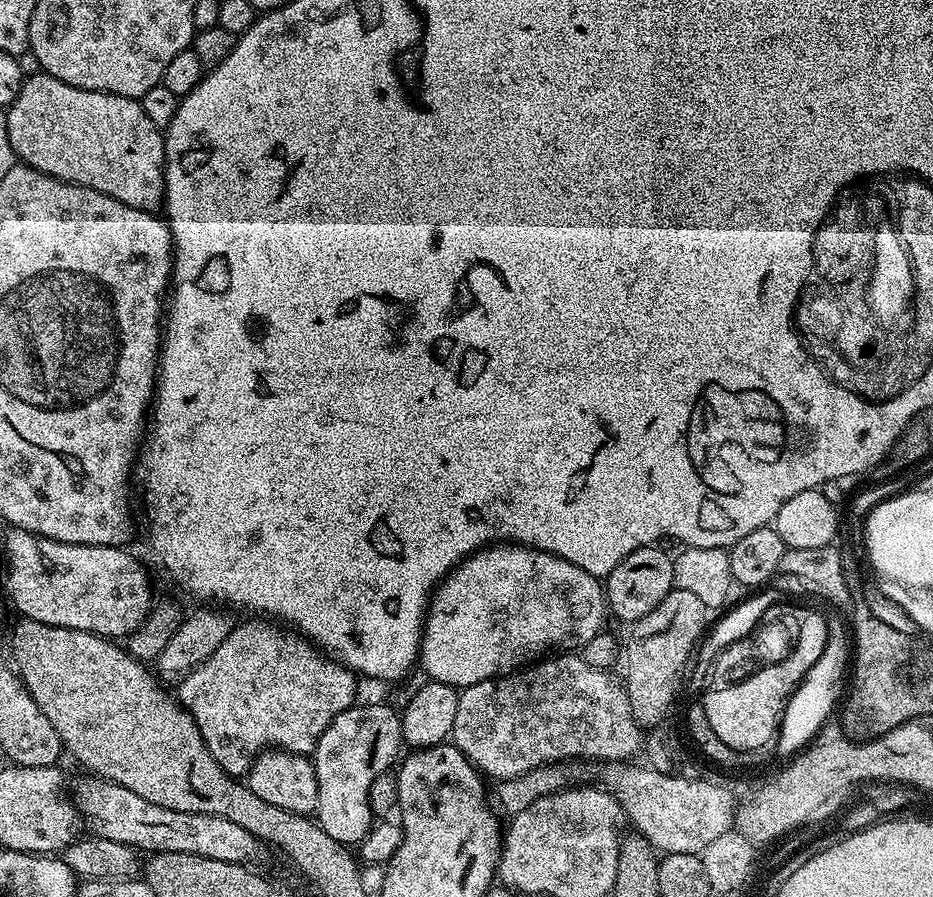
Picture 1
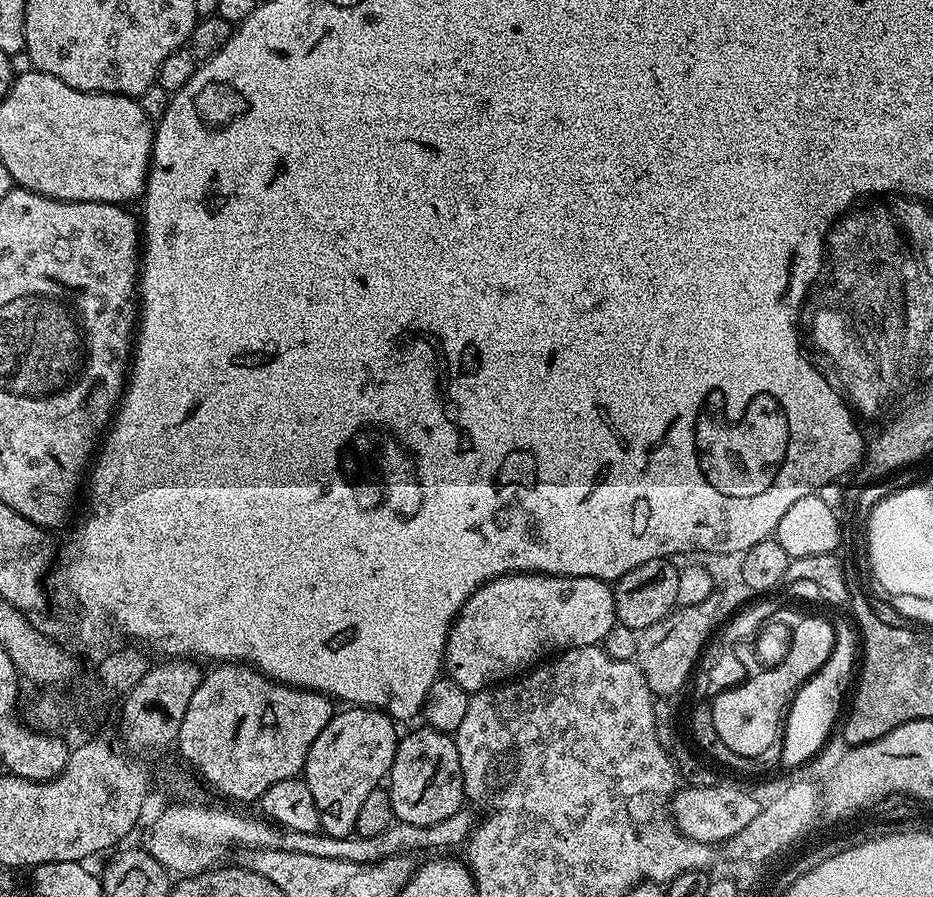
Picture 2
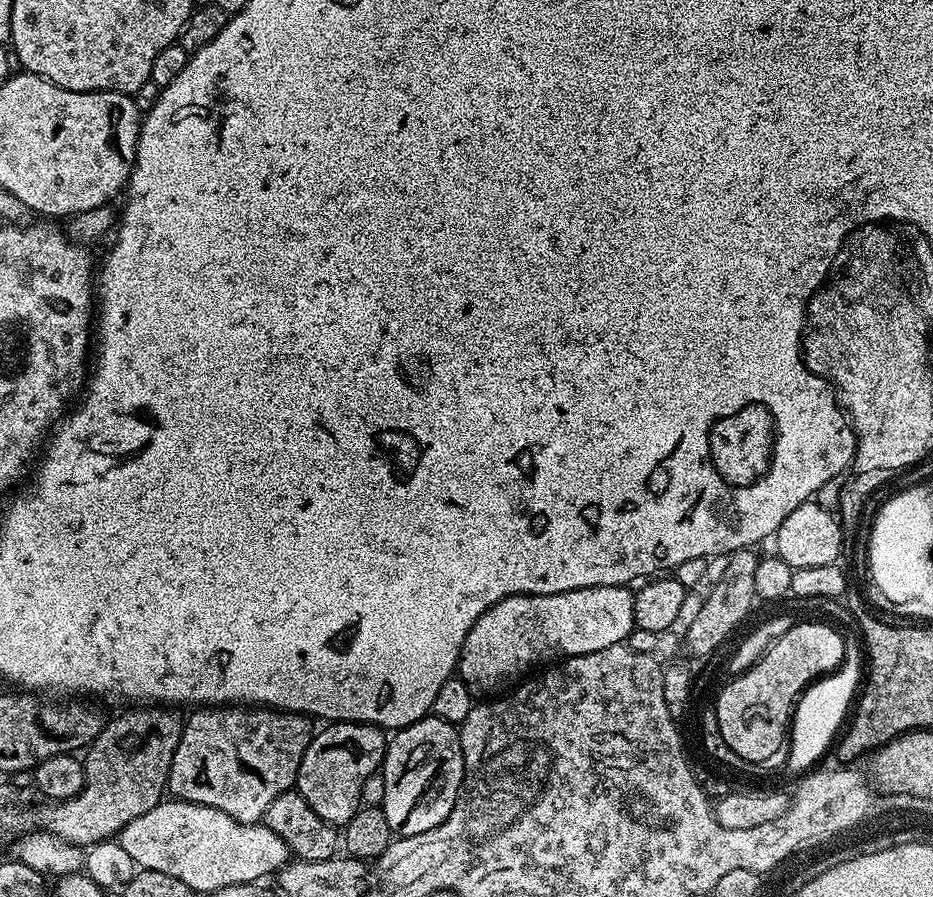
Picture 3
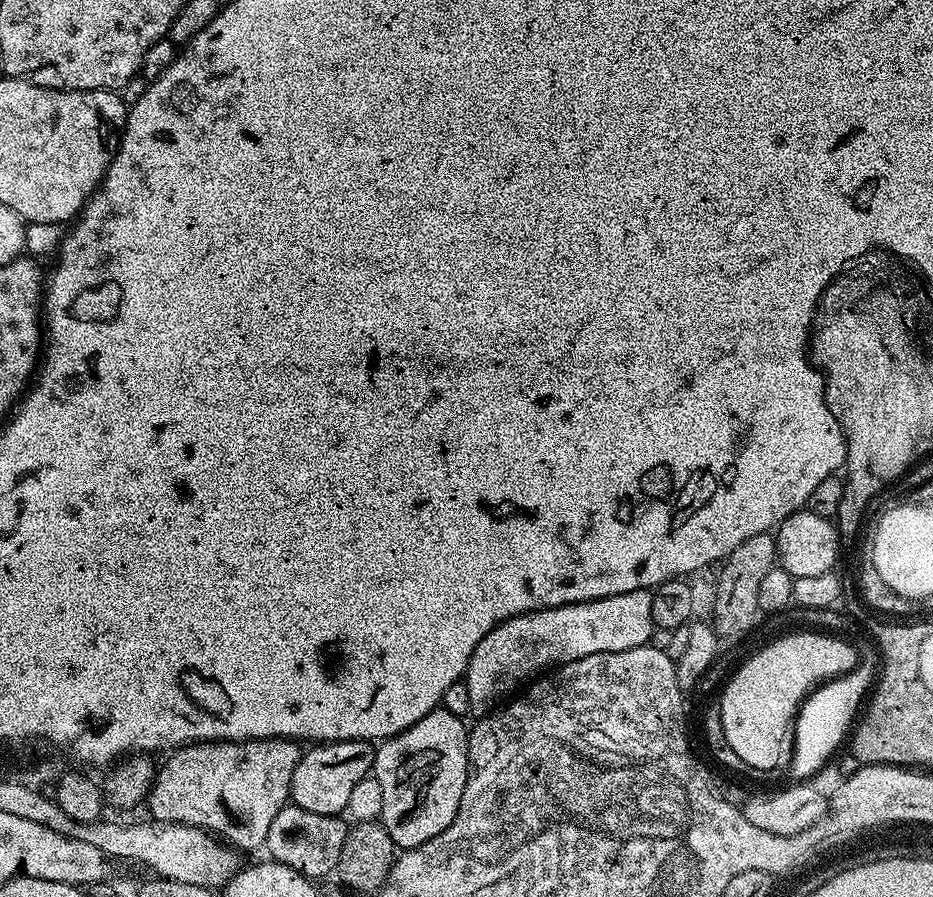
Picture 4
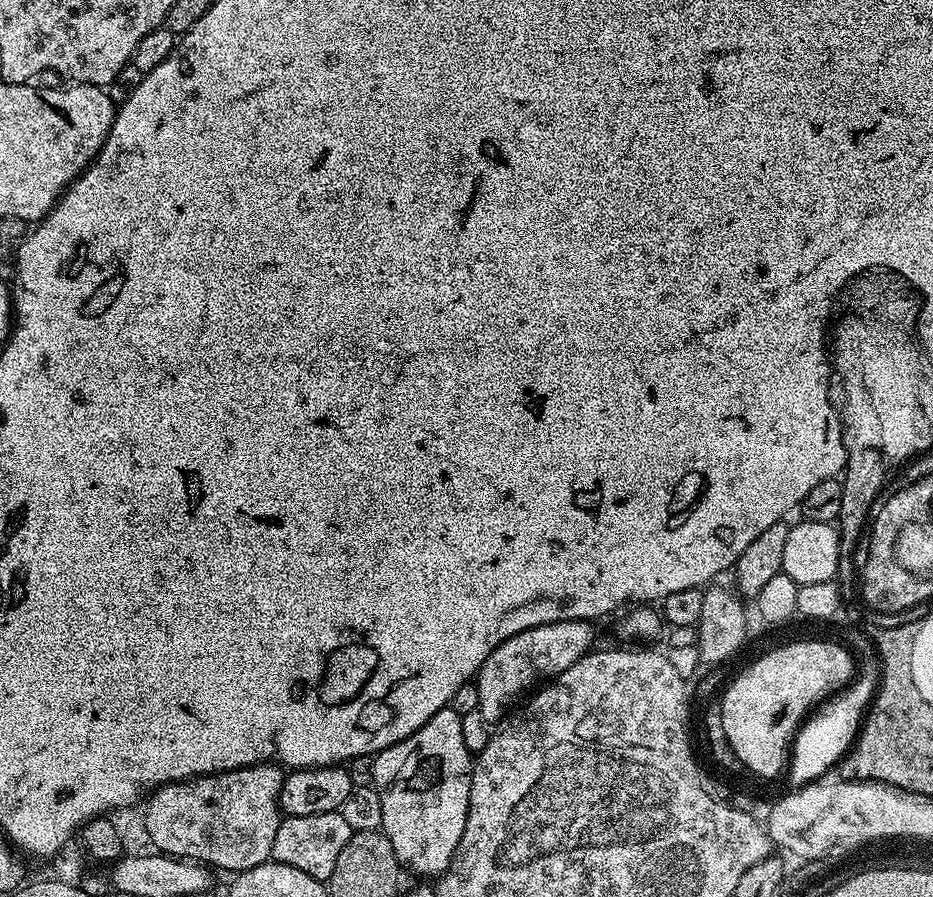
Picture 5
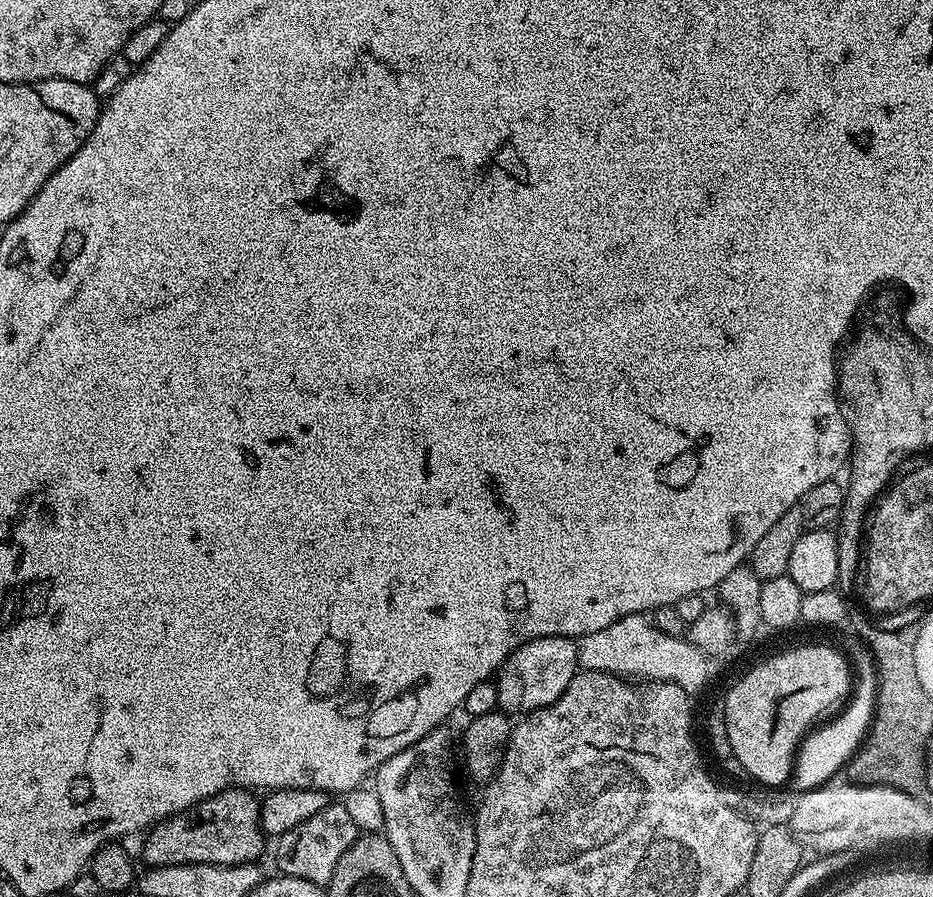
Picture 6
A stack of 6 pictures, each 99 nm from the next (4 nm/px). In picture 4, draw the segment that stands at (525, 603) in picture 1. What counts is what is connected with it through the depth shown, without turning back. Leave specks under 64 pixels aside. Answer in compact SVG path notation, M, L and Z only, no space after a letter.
M646 588L630 590L627 596L591 600L589 604L567 604L543 612L527 612L514 620L503 620L494 630L490 630L490 634L486 634L486 638L482 638L482 642L478 642L476 652L468 663L466 683L470 690L470 706L477 713L491 713L515 684L522 683L524 676L531 674L532 668L552 670L558 662L586 658L590 652L634 650L637 646L649 643L653 629L652 592Z

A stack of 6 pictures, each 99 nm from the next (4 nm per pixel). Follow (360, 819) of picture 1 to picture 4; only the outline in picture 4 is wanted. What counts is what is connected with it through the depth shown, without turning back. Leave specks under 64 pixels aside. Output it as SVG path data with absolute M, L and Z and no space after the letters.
M333 740L320 742L301 755L294 770L291 803L302 806L302 810L314 810L314 814L340 816L343 808L352 800L356 787L364 775L373 771L376 762L376 748L367 740Z

